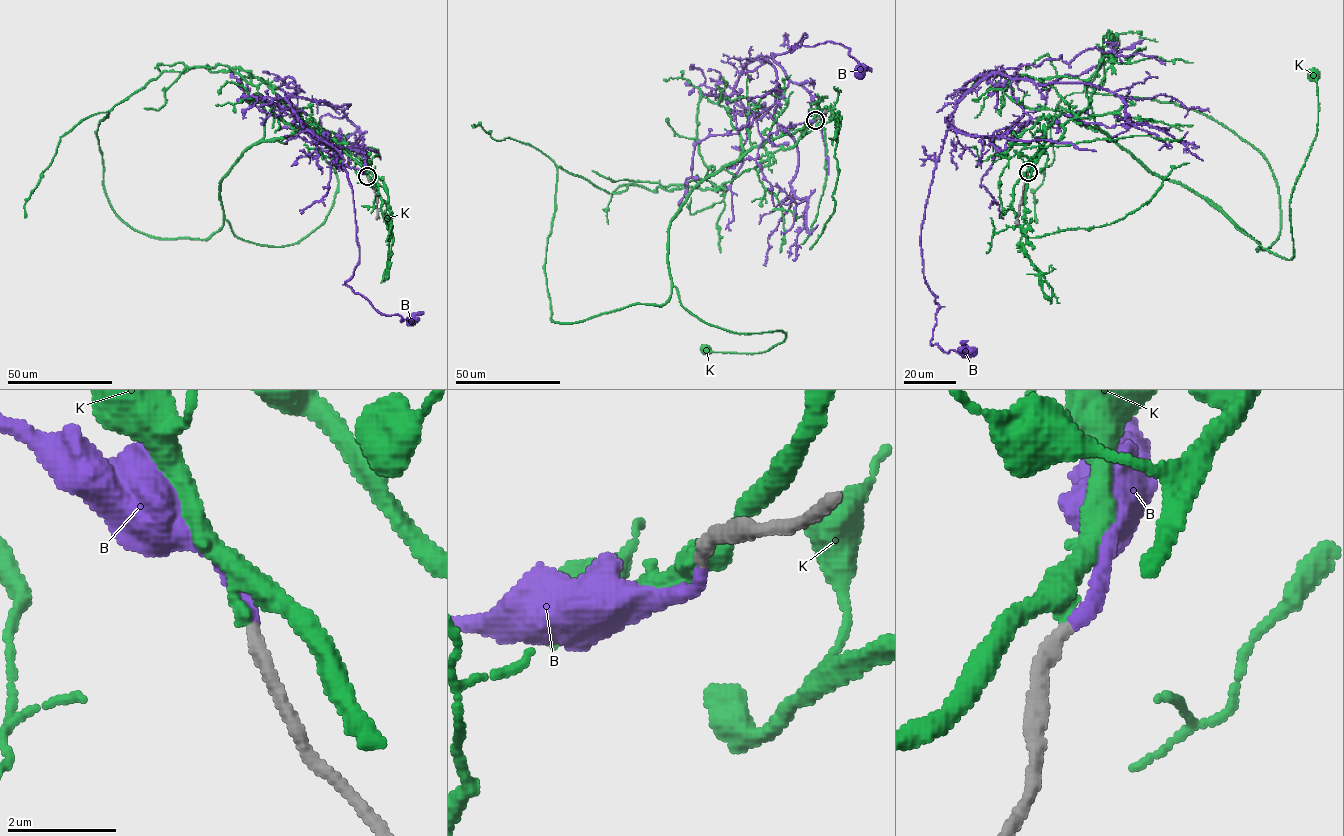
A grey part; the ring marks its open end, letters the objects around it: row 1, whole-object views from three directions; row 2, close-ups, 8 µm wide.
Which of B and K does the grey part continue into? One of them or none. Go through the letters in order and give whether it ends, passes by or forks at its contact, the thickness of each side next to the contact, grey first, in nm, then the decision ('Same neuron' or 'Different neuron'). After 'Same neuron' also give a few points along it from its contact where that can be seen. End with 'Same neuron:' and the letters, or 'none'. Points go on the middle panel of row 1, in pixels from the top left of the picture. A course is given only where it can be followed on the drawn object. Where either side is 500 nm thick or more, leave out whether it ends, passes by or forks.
B: It ends there. Thickness 300 nm (grey) against 240 nm. Same neuron. Its course: (815, 120), (763, 139), (778, 83), (759, 56), (804, 33), (793, 48), (839, 43), (859, 72)
K: It passes by. Thickness 300 nm (grey) against 340 nm. Different neuron
Same neuron: B

